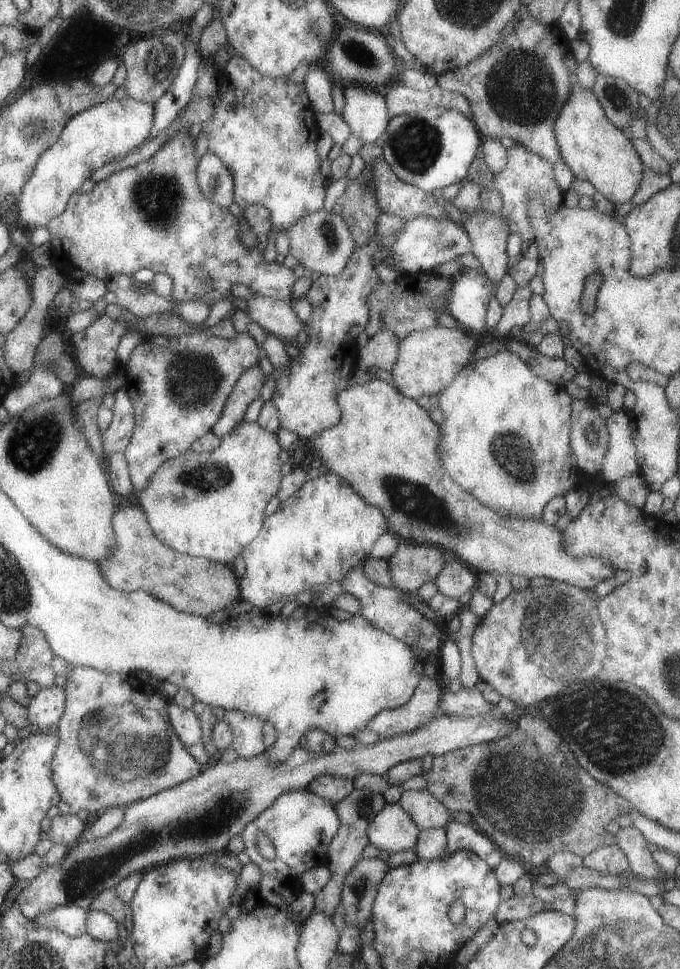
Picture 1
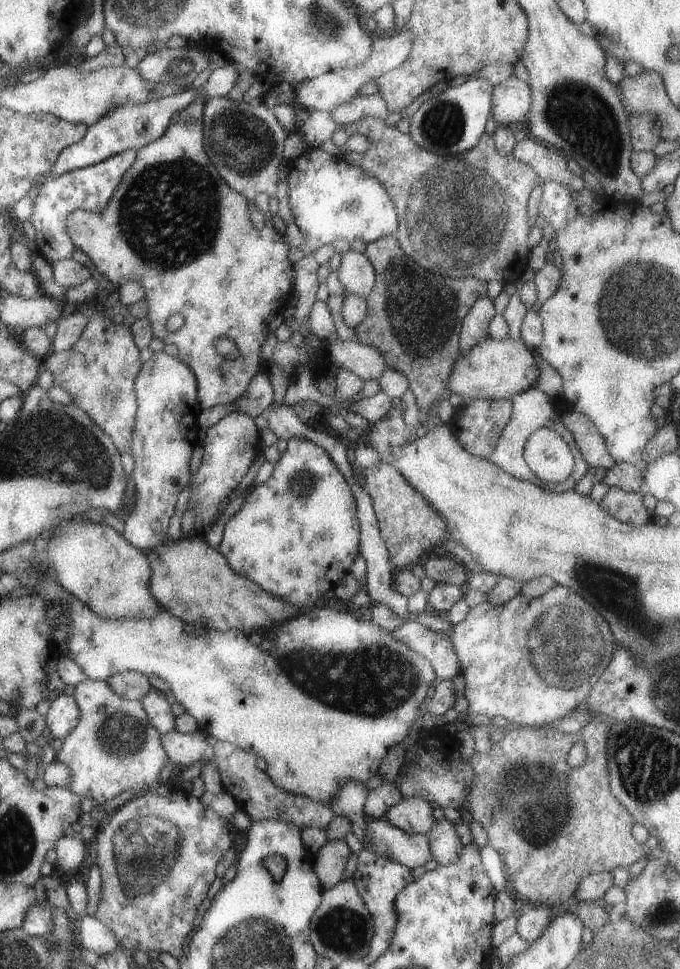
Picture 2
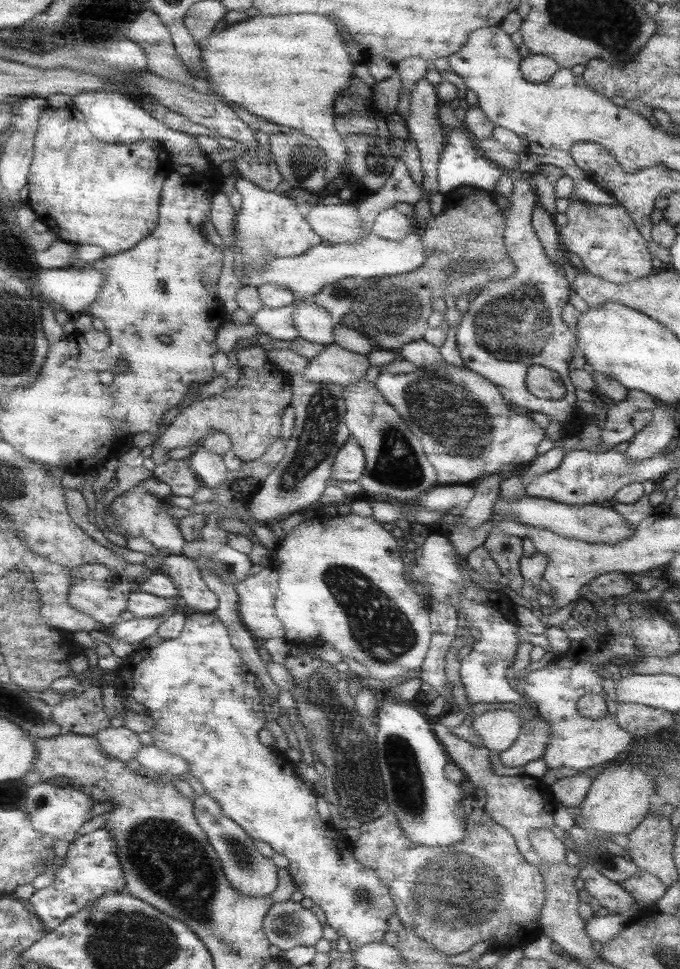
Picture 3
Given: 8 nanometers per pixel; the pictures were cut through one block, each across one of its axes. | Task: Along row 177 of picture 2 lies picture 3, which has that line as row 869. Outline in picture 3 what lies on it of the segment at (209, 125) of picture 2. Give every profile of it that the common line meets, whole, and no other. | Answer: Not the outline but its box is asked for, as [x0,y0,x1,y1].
[191,794,277,896]

